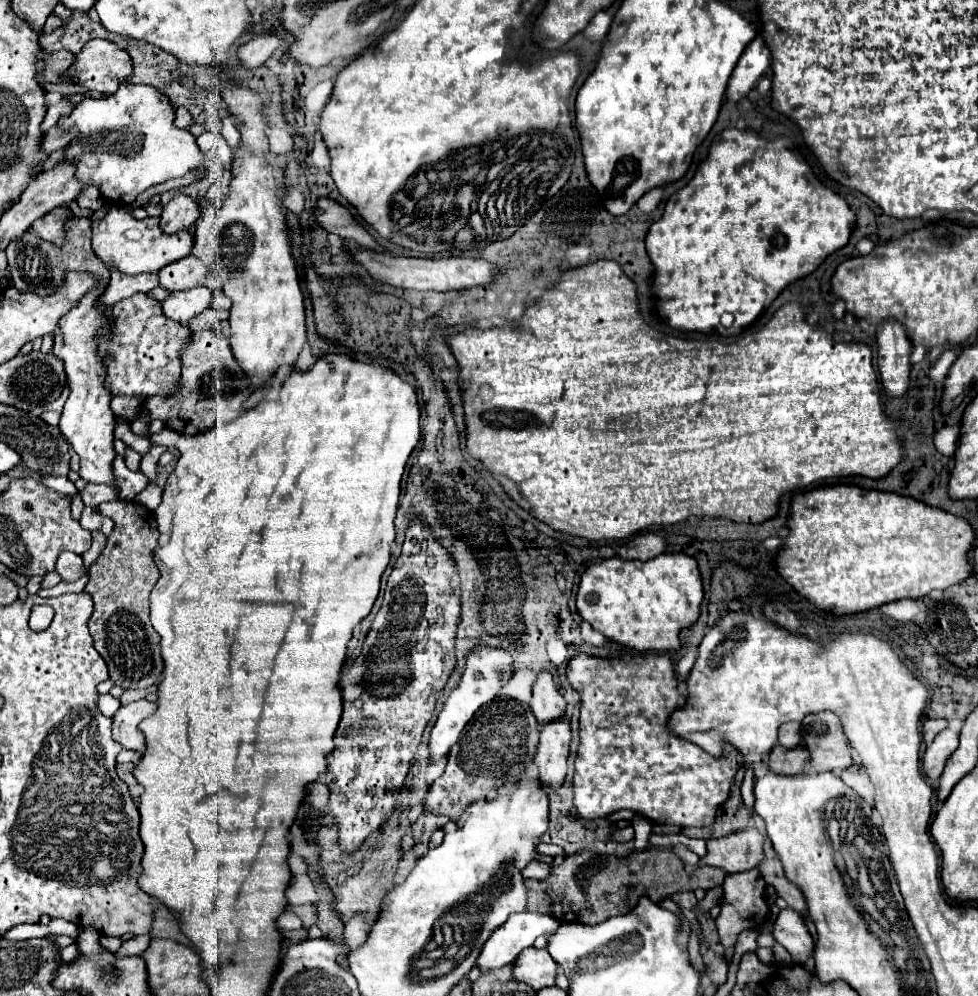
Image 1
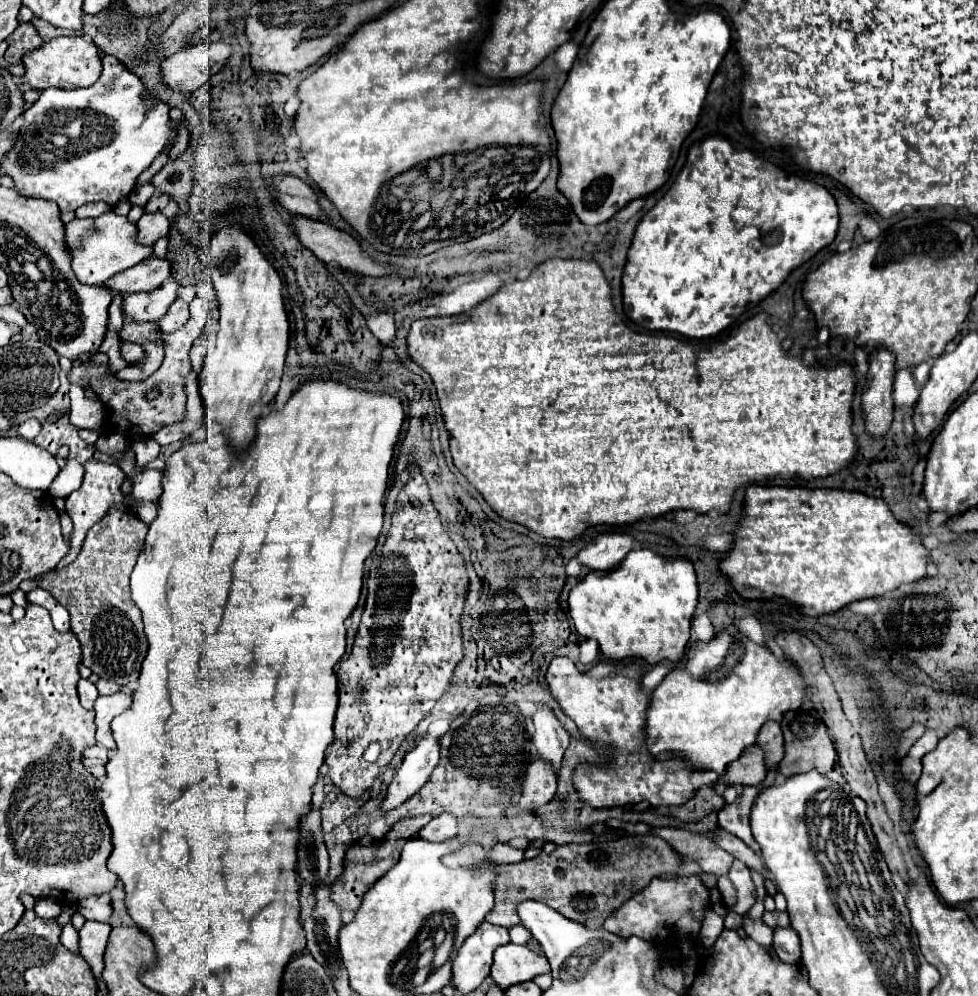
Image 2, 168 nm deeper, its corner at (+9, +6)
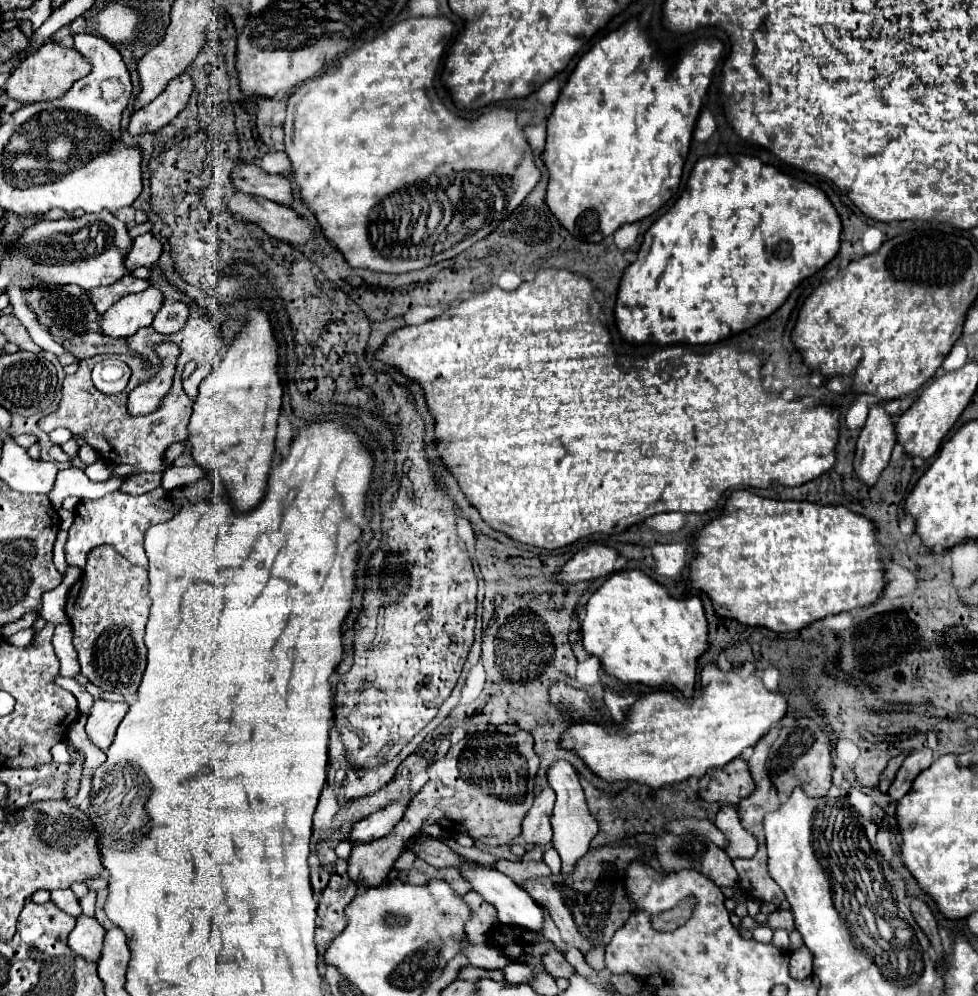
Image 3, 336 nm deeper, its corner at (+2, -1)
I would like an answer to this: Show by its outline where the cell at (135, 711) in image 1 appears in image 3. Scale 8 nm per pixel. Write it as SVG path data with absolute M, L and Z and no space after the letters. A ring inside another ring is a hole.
M95 700L91 706L91 714L87 716L87 738L101 750L107 750L115 738L115 730L121 724L123 716L127 714L125 702L107 702Z

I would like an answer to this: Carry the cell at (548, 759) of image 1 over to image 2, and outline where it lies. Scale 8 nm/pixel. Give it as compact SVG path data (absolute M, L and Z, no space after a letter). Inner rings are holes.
M536 755L534 761L526 769L526 779L522 785L520 811L534 813L542 805L550 803L556 793L556 771L542 755Z

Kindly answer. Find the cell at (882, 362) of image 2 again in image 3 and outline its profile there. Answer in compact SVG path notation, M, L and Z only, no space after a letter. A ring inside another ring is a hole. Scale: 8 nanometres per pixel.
M873 404L869 408L867 424L863 426L855 460L853 460L853 472L865 486L873 486L887 466L891 458L891 450L895 446L895 426L891 416L885 412L883 404Z

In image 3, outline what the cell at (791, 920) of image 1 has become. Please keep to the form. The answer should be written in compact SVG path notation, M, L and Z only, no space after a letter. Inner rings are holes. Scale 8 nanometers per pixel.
M803 946L791 954L791 964L789 964L789 974L795 980L805 980L811 976L811 952Z

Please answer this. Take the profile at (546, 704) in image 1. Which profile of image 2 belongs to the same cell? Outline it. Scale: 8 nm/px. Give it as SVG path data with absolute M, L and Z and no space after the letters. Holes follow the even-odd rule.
M536 703L536 707L538 709L536 709L534 717L532 717L532 723L534 723L532 741L534 741L536 749L538 749L538 753L542 757L550 759L554 769L558 771L570 737L568 737L566 729L564 729L562 721L554 715L554 711L548 705Z

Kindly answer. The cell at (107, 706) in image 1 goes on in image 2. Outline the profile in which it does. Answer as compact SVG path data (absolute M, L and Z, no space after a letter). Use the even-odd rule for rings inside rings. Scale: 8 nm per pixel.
M82 679L78 683L78 693L80 693L80 703L82 703L82 706L85 709L93 709L94 703L98 698L96 685L92 681L88 681L88 679Z

